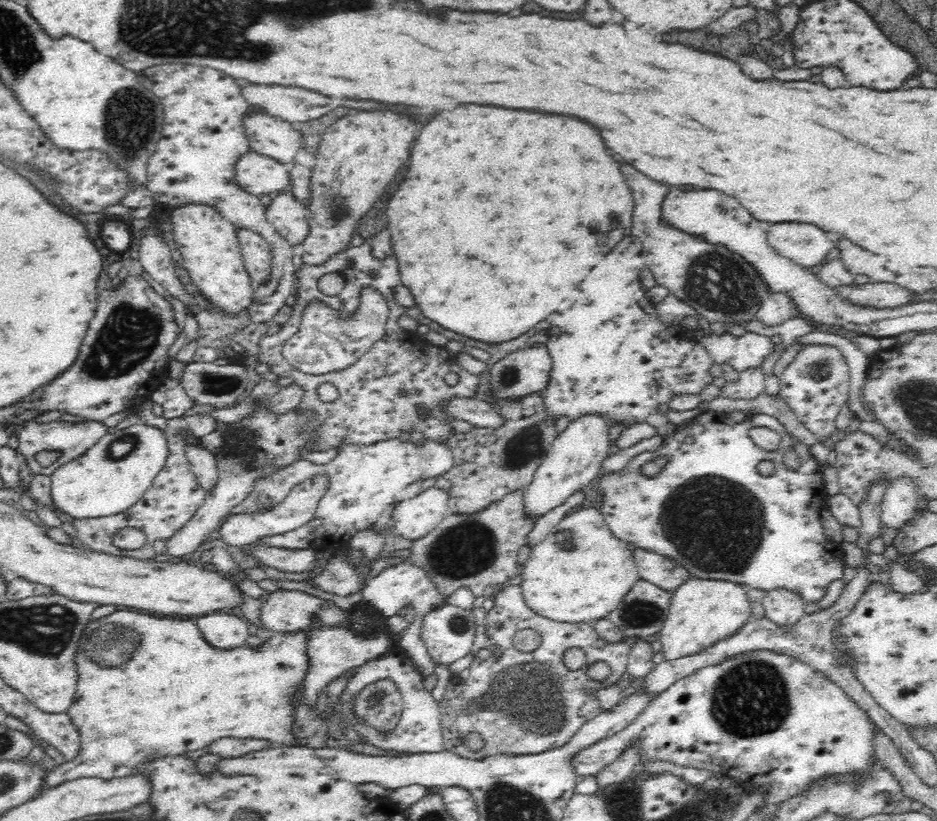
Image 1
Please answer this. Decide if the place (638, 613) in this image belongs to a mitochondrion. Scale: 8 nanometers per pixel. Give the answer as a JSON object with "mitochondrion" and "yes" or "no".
{"mitochondrion":"yes"}

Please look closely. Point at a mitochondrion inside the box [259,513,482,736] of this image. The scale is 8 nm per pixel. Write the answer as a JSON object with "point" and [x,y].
{"point":[458,623]}

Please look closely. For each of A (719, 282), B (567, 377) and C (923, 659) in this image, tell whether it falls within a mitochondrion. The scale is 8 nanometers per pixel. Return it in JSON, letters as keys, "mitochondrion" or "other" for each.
{"A":"mitochondrion","B":"other","C":"mitochondrion"}

